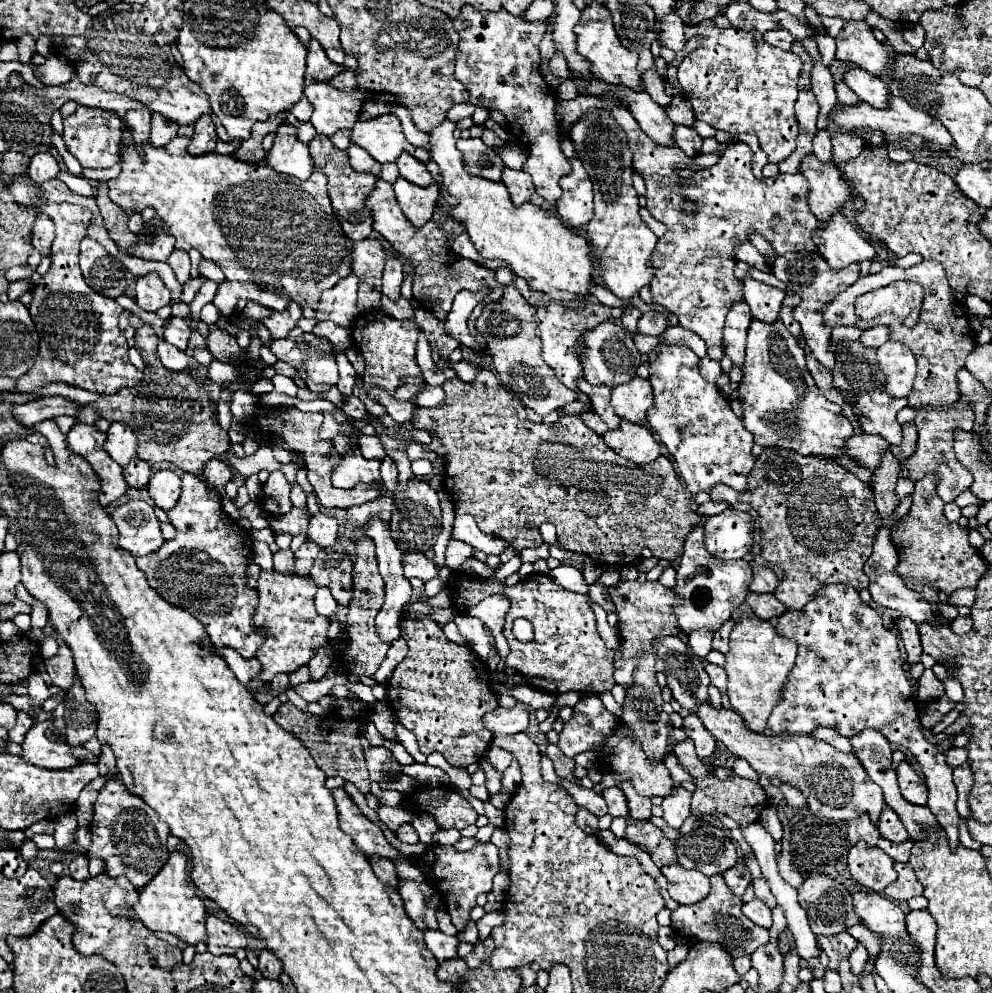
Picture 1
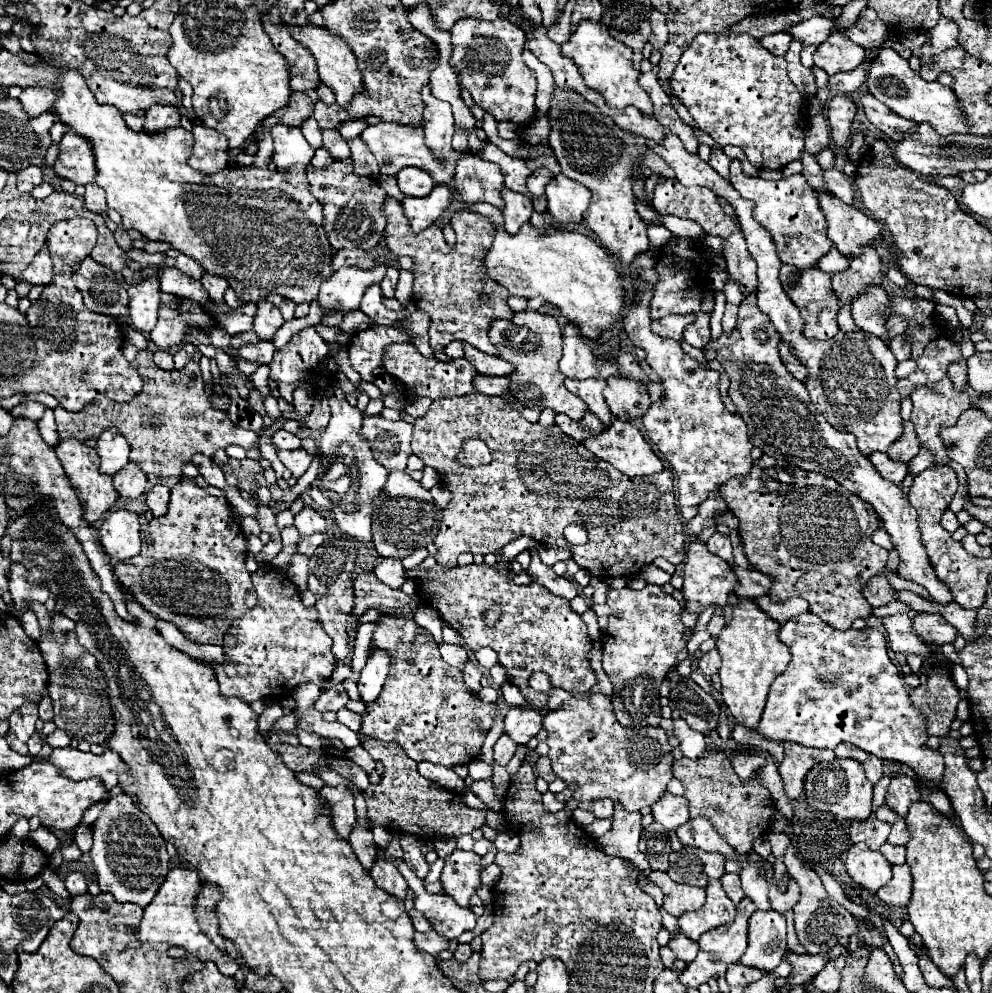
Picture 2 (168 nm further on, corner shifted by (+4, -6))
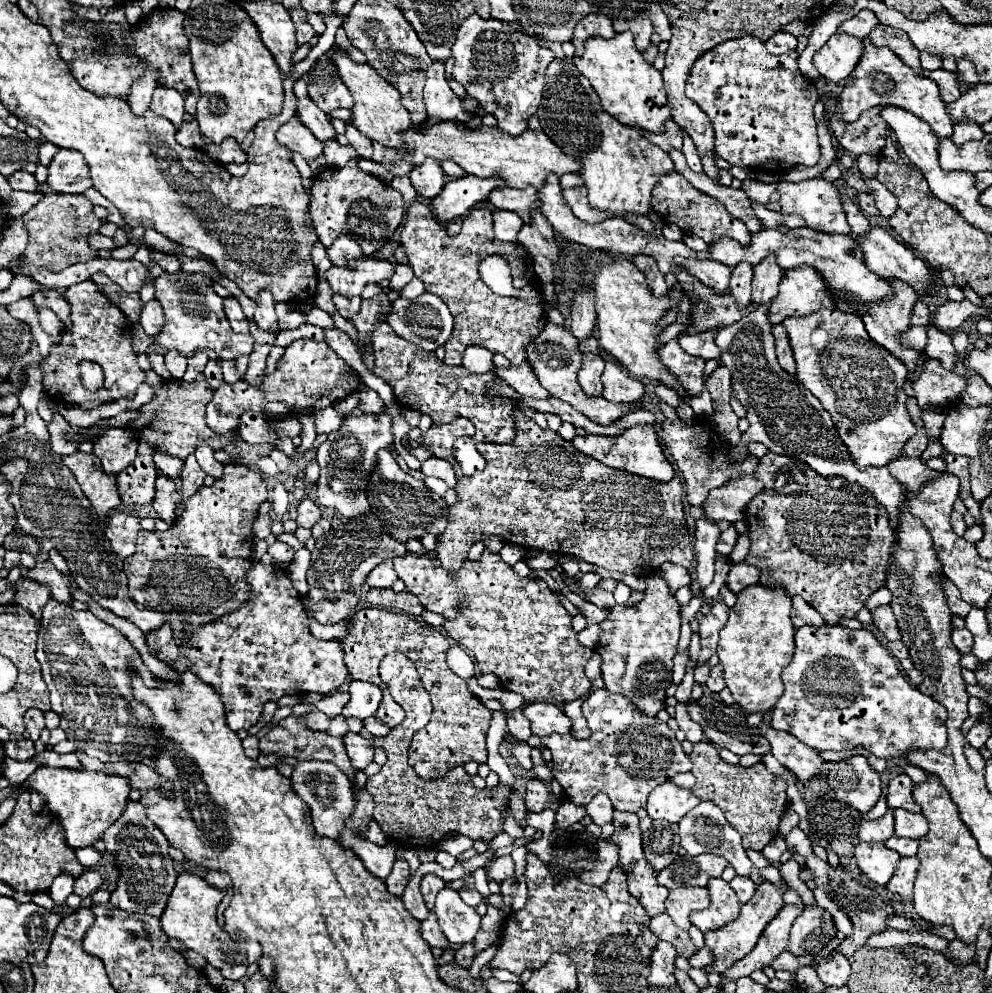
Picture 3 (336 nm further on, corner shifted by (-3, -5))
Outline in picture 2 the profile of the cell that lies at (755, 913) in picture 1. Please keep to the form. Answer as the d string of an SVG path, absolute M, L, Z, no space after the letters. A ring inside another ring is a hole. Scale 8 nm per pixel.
M756 910L748 920L748 950L744 952L740 962L770 972L782 962L784 950L786 918L776 910Z

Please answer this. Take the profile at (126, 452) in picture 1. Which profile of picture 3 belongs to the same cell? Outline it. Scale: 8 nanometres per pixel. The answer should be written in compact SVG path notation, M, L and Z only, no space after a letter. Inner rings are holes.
M107 429L93 443L93 455L101 459L105 473L121 473L137 455L137 435L129 429Z

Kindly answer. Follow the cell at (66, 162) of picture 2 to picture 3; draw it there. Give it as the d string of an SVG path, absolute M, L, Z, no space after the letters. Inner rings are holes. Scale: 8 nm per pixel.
M59 151L47 167L47 183L53 193L83 193L91 187L87 163L77 151Z

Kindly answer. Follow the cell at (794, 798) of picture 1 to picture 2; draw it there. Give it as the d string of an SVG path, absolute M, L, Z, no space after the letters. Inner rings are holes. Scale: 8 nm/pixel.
M784 742L784 760L780 764L780 776L784 782L784 792L790 800L796 800L802 792L804 776L818 762L830 762L836 754L832 750L806 748L796 742Z

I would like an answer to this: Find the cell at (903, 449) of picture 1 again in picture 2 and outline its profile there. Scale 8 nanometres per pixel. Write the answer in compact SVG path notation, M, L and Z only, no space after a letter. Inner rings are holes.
M906 420L904 422L904 434L888 448L888 456L896 462L910 462L920 450L920 444L916 440L916 432L912 428L912 422Z

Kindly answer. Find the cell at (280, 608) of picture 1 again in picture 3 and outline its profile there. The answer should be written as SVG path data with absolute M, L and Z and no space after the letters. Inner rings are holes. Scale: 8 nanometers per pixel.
M253 563L251 569L245 573L245 581L251 587L249 601L243 603L243 607L239 607L237 611L223 615L223 619L215 619L215 623L193 627L183 617L179 617L177 611L169 611L163 613L165 623L145 635L151 655L171 665L177 673L185 673L187 669L191 669L203 683L211 685L219 693L227 713L227 727L235 733L239 729L251 729L259 721L263 705L269 701L277 701L283 695L301 695L311 691L329 695L349 679L349 671L343 663L341 643L319 641L309 633L309 619L301 595L291 585L291 579L281 567Z

